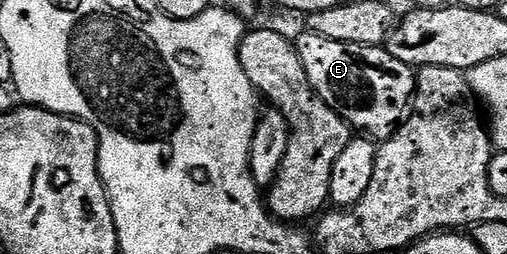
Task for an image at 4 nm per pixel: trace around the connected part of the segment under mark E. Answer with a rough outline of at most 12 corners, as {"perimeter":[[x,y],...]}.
{"perimeter":[[302,32],[319,99],[350,129],[389,134],[417,91],[385,46]]}

